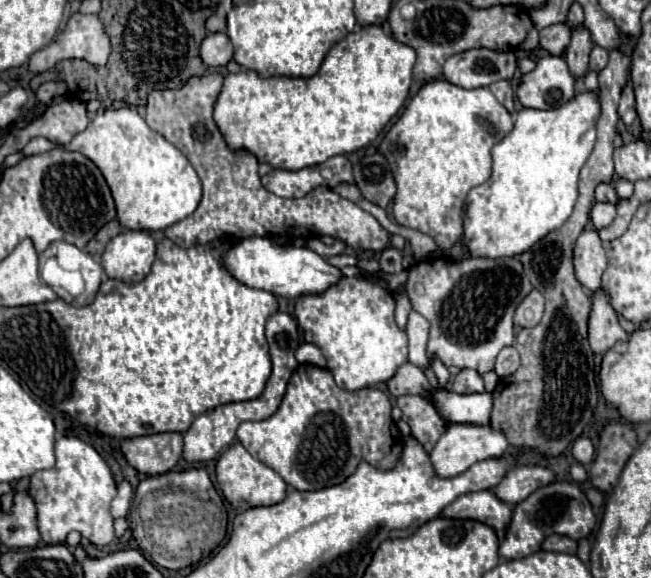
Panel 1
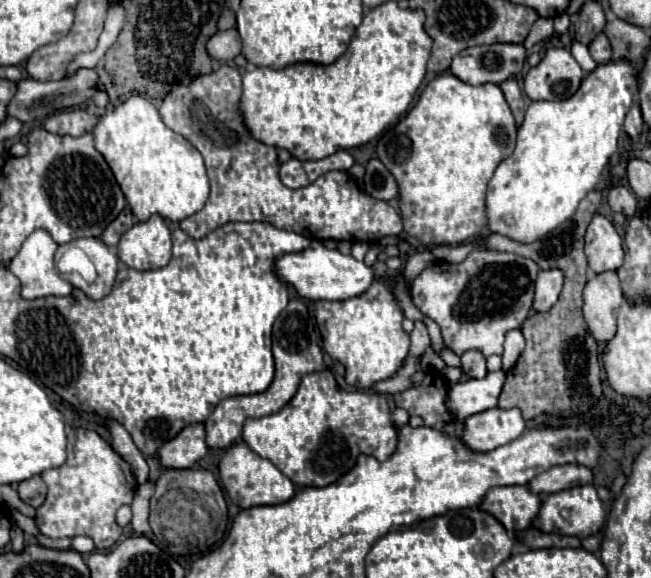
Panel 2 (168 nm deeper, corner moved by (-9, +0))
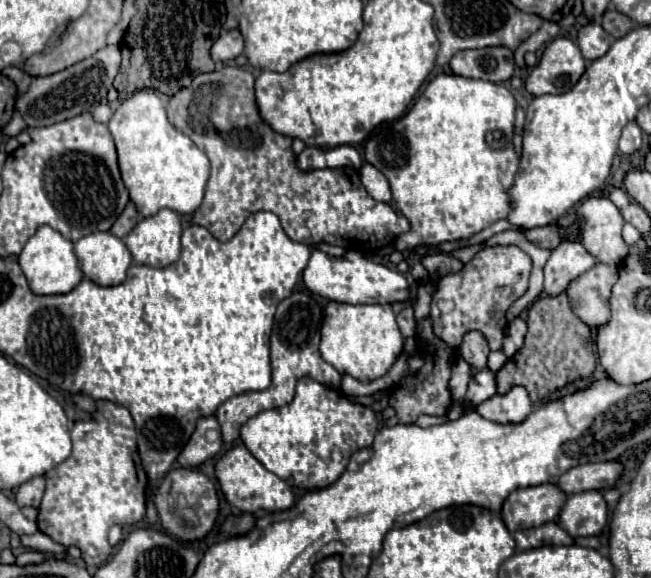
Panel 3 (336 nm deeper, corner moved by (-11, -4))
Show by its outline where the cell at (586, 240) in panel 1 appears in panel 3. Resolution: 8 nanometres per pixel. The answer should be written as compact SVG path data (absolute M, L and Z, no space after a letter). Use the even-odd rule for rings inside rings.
M588 197L580 205L578 213L582 213L584 219L586 219L584 227L582 227L582 245L586 247L586 251L590 255L594 255L598 263L620 265L630 255L630 247L622 239L620 231L622 231L624 219L622 219L620 211L616 209L616 205L610 199L604 199L604 197Z

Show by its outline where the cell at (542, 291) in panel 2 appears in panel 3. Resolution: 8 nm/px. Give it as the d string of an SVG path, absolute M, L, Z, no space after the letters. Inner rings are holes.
M560 243L556 251L552 251L546 267L544 267L544 295L556 297L568 289L568 285L578 279L582 273L592 269L596 259L584 251L582 243Z

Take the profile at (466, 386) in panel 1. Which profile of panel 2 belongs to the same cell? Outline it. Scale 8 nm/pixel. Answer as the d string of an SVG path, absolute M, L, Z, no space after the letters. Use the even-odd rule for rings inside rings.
M464 351L462 357L462 371L464 375L472 377L472 379L482 379L482 375L486 375L486 357L480 351Z

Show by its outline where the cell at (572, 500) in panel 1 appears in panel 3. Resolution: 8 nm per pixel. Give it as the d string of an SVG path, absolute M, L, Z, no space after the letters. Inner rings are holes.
M584 491L568 495L556 523L572 537L600 535L608 523L606 501L600 491Z

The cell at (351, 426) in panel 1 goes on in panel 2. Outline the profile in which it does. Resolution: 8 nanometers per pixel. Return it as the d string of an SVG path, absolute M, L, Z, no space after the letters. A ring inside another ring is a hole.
M324 369L304 375L298 393L278 413L246 419L242 439L262 459L272 461L292 483L326 487L346 475L362 453L378 461L388 459L396 449L398 433L382 395L338 389L332 371Z

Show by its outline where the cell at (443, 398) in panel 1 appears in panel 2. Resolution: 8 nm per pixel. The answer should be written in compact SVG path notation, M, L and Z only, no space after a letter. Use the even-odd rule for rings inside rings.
M494 371L484 379L468 379L454 385L448 393L448 411L452 411L456 419L462 421L474 413L496 407L504 379L504 371Z

